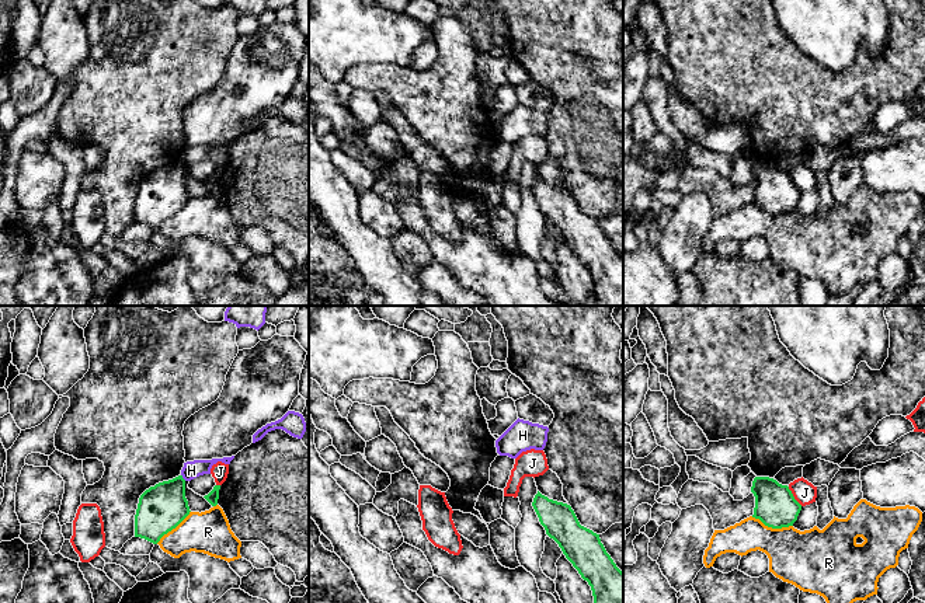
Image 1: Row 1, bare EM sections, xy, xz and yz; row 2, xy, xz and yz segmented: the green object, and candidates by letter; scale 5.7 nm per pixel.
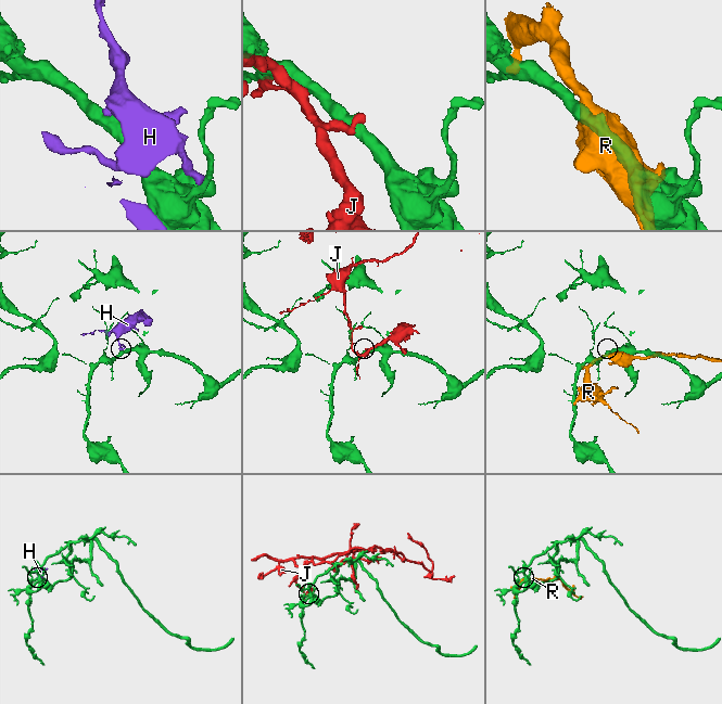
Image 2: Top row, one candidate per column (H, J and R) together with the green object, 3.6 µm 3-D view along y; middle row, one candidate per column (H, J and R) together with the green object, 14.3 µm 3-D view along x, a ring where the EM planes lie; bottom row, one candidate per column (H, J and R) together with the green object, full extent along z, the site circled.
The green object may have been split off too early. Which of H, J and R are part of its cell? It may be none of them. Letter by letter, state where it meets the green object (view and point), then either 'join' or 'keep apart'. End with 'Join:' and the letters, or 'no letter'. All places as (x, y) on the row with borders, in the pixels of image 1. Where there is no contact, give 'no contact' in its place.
H: xy (181, 477) | keep apart
J: yz (793, 497) | keep apart
R: yz (772, 527) | keep apart
Join: no letter

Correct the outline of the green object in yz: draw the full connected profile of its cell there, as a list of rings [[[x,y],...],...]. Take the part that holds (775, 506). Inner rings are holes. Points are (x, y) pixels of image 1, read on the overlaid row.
[[[755,477],[751,492],[755,496],[752,517],[759,519],[765,526],[782,529],[793,526],[797,520],[801,505],[787,485],[769,477]]]

